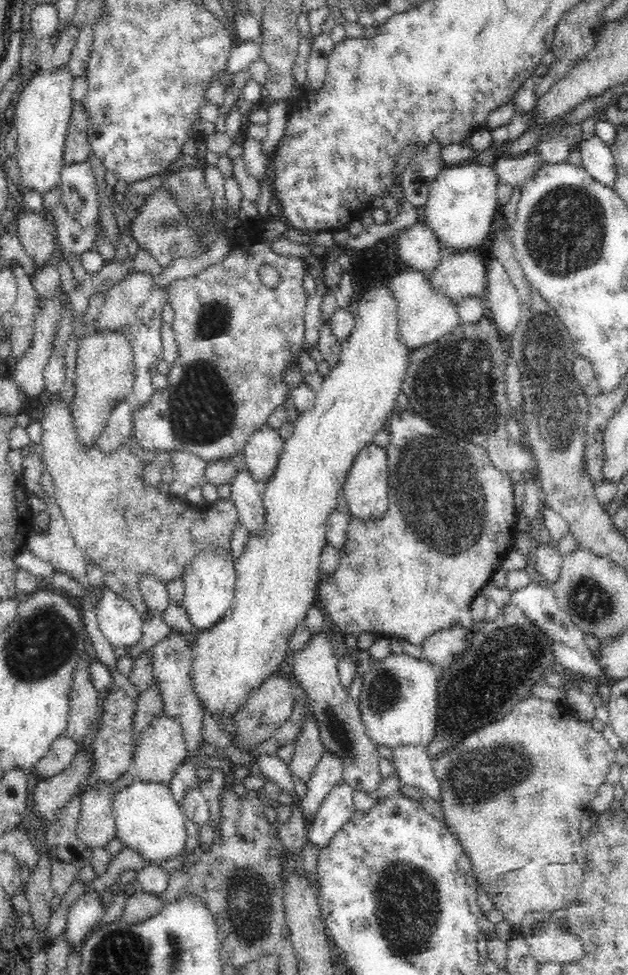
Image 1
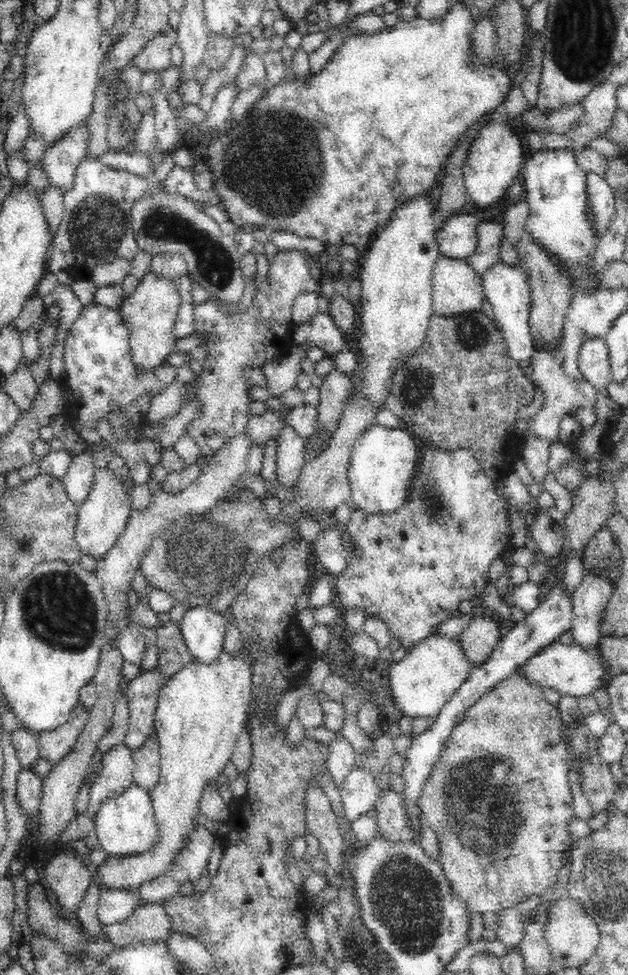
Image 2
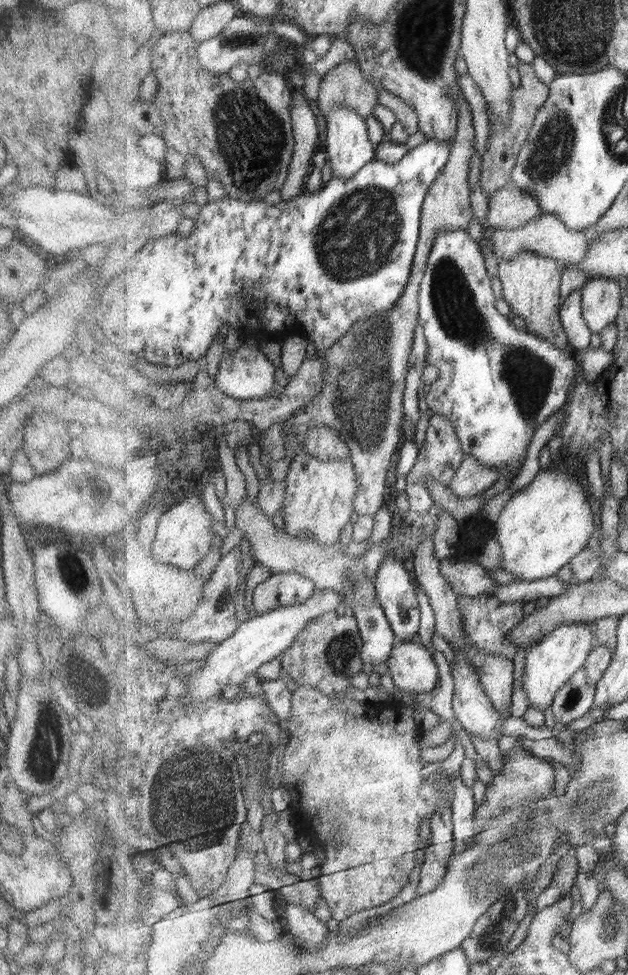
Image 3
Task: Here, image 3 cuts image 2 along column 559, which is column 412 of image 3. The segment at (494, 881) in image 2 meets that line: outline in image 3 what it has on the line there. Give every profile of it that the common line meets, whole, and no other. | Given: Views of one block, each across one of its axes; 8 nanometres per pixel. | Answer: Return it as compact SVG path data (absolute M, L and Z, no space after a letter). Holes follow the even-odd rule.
M300 685L297 690L291 692L291 715L289 718L289 739L283 749L282 783L286 787L291 796L291 808L296 816L303 818L303 826L311 826L311 830L318 835L319 843L328 853L326 862L321 866L322 876L319 878L322 898L326 901L331 912L331 917L341 921L348 916L353 916L355 912L361 910L371 910L377 906L387 904L389 900L393 900L409 882L411 882L411 874L415 870L415 866L419 866L417 860L417 850L421 848L421 822L423 820L431 820L434 818L436 811L440 808L440 803L453 803L455 801L455 787L453 787L453 776L447 779L447 791L441 791L434 772L430 773L428 779L423 776L423 770L427 766L427 762L421 758L423 750L427 750L427 746L423 745L423 722L419 722L419 718L413 718L413 710L409 705L405 704L388 704L383 701L379 702L357 702L353 699L334 700L330 695L326 695L318 688L309 685Z

